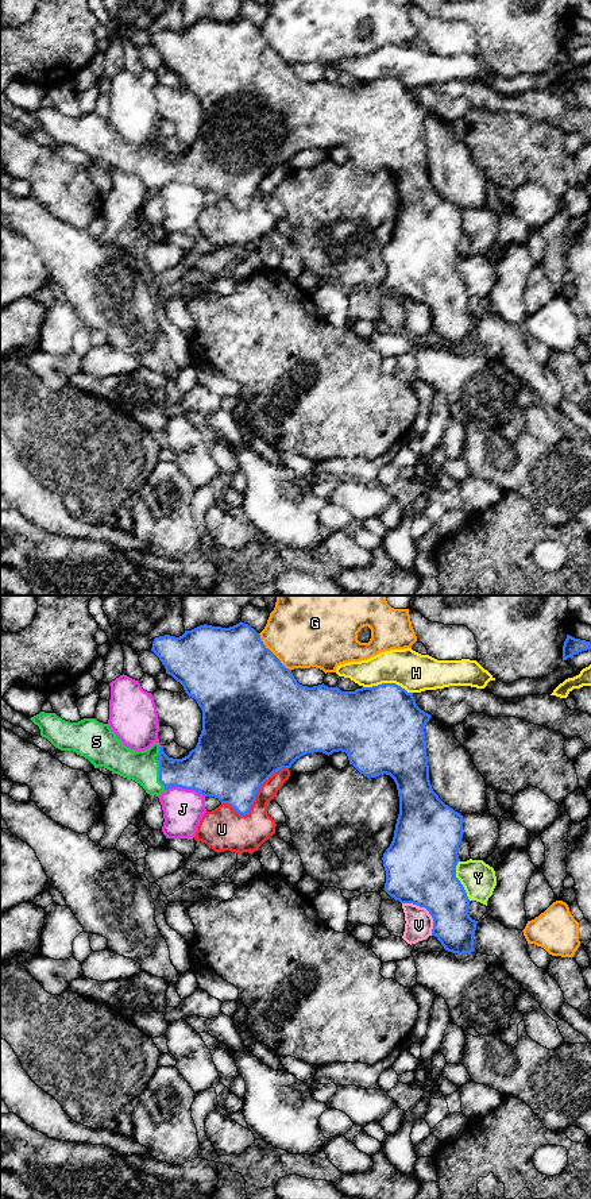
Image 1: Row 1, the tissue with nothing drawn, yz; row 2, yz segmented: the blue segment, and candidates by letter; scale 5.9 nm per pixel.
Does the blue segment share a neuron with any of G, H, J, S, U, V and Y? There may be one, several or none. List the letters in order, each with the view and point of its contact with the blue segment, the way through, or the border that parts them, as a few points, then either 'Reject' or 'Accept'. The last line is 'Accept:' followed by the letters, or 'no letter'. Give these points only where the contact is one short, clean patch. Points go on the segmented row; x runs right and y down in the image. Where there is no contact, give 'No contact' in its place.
G: Touches blue at yz (271, 652). Reject
H: Touches blue at yz (387, 683). Reject
J: Touches blue at yz (185, 787). Reject
S: Touches blue at yz (159, 768). Accept
U: Touches blue at yz (254, 800). Reject
V: Touches blue at yz (427, 909). Reject
Y: Touches blue at yz (459, 881). Reject
Accept: S

